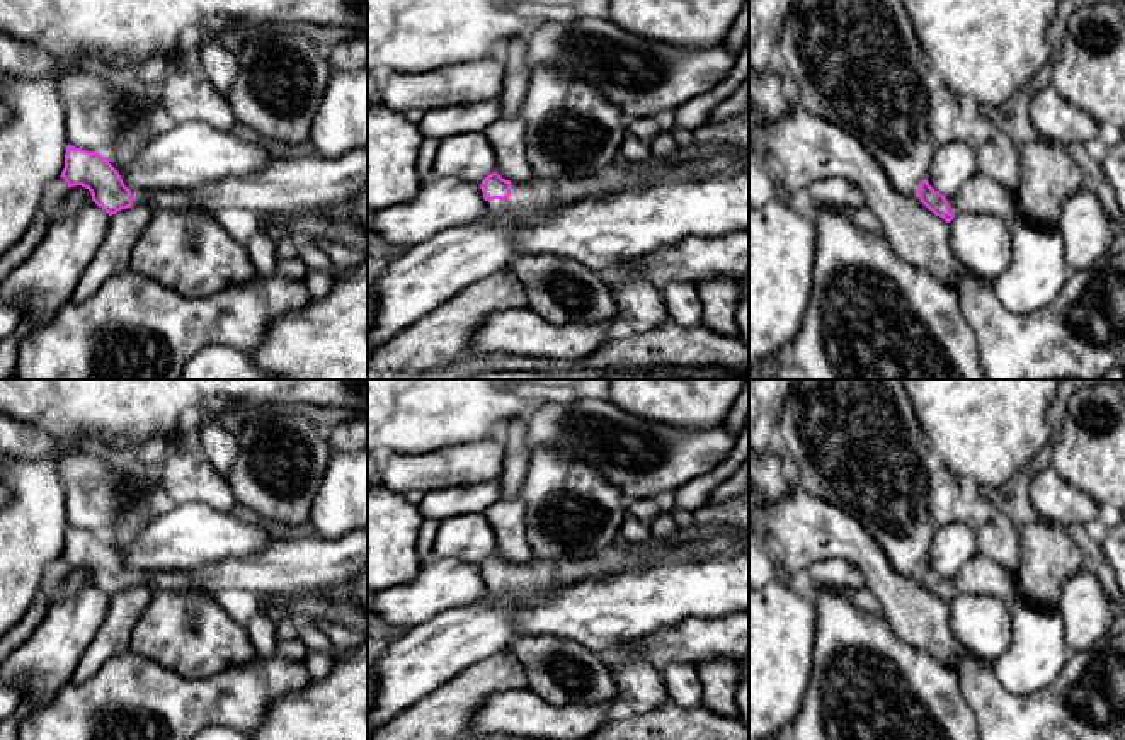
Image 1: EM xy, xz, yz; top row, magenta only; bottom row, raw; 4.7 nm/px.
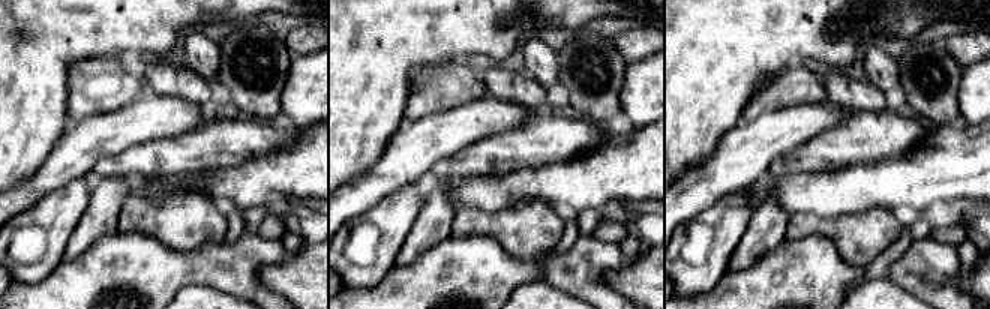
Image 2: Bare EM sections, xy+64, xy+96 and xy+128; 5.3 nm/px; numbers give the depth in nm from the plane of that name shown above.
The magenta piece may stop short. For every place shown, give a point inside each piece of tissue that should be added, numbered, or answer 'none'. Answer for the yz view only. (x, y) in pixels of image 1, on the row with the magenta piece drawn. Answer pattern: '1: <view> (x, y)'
1: yz (979, 194)

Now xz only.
1: xz (417, 279)

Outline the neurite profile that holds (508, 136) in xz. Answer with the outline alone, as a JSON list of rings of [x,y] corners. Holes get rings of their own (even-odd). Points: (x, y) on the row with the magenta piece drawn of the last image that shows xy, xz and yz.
[[[516,116],[497,119],[483,129],[483,136],[497,157],[495,172],[511,182],[528,182],[533,179],[531,165],[526,158],[526,124]]]

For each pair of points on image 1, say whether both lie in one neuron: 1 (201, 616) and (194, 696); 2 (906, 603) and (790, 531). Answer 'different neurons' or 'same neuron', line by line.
1: different neurons
2: same neuron

